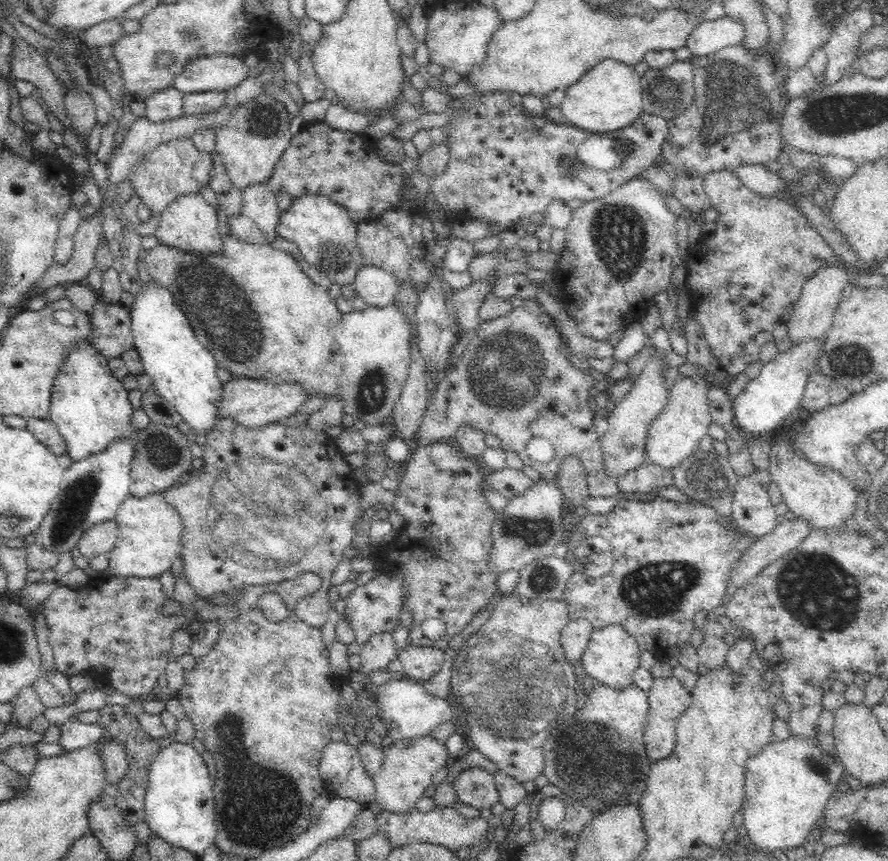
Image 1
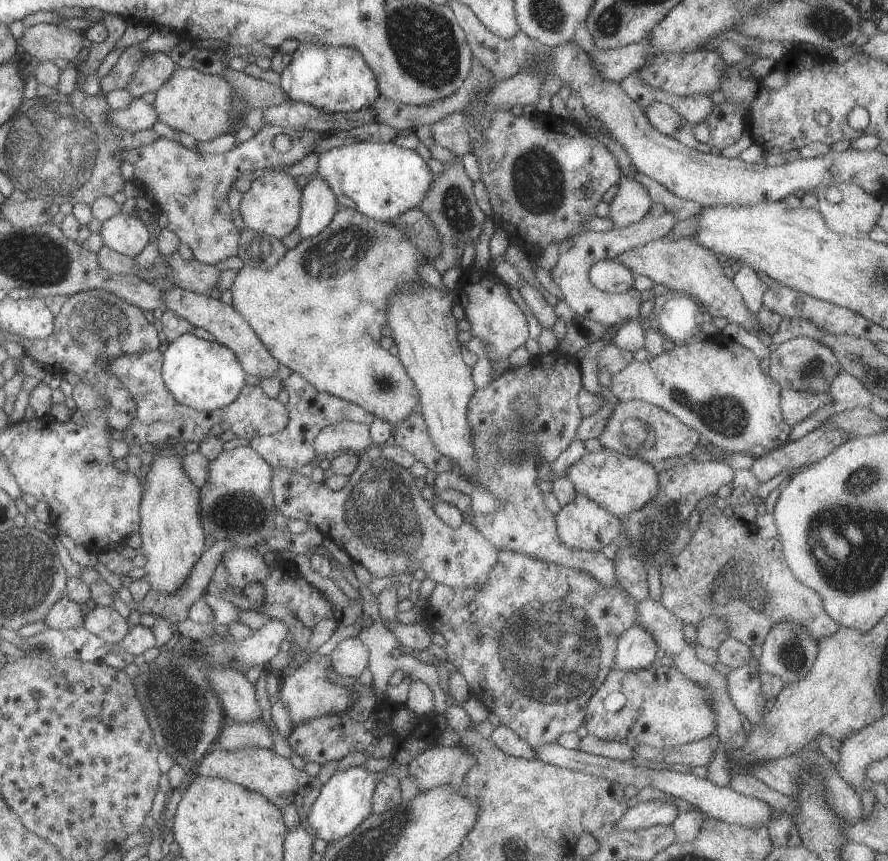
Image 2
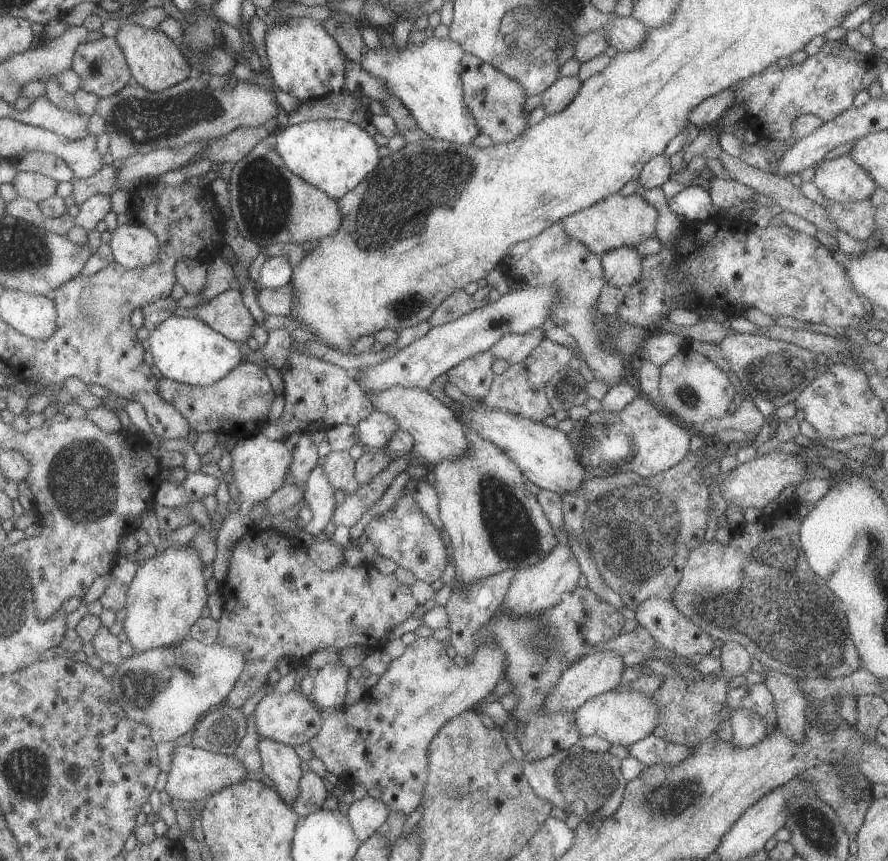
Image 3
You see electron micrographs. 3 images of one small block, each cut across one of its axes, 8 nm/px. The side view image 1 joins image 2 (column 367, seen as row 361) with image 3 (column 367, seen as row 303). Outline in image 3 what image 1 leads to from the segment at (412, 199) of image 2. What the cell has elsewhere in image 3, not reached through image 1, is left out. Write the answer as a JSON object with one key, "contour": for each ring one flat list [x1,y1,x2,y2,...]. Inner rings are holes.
{"contour":[[316,119,290,125,276,134,275,149,294,174,339,201,380,164,379,146,359,124]]}

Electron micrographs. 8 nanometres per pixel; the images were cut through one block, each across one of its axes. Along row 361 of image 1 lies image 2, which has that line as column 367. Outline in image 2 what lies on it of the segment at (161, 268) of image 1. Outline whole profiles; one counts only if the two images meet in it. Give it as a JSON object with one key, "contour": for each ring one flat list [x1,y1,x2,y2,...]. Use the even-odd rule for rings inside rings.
{"contour":[[340,207,332,222,320,234,304,239,301,244,298,244,292,250,287,250,276,266,272,266,272,268,254,268,254,266,245,265,237,271,236,278,230,288,233,296,232,306,234,310,238,310,238,314,242,318,246,318,246,322,252,326,252,330,264,343,266,350,269,350,270,354,280,364,303,376,306,382,309,382,316,390,327,392,348,402,360,405,370,411,370,414,373,414,376,419,384,419,390,424,396,425,398,422,404,422,412,412,420,410,420,393,410,376,408,376,399,357,393,356,388,350,380,346,380,338,382,338,382,328,388,322,388,318,386,318,388,298,394,292,398,292,402,284,420,284,422,280,420,274,418,274,418,266,424,264,424,260,427,260,427,258,406,238,404,230,400,230,396,224,392,224,392,221,374,220,357,210]]}

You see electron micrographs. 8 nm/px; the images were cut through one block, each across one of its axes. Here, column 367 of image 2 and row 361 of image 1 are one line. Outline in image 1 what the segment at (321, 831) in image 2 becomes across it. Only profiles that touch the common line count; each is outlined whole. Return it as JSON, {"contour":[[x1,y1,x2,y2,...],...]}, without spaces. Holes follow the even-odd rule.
{"contour":[[825,336,794,343,787,350,778,352,775,358,764,364,758,377,750,380,733,401,733,421,747,436,766,435,778,429,801,406,802,394,808,376,816,372,818,356,824,348]]}

